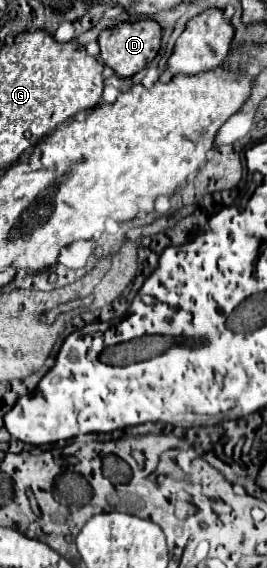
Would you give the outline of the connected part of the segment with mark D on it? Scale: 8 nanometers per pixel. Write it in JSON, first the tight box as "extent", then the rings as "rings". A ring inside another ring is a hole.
{"extent":[98,19,162,77],"rings":[[[142,19],[134,23],[118,23],[114,27],[108,27],[100,33],[98,43],[100,43],[100,57],[102,61],[112,67],[120,77],[132,77],[140,69],[144,69],[158,53],[160,49],[160,39],[162,39],[162,27],[154,19]]]}

